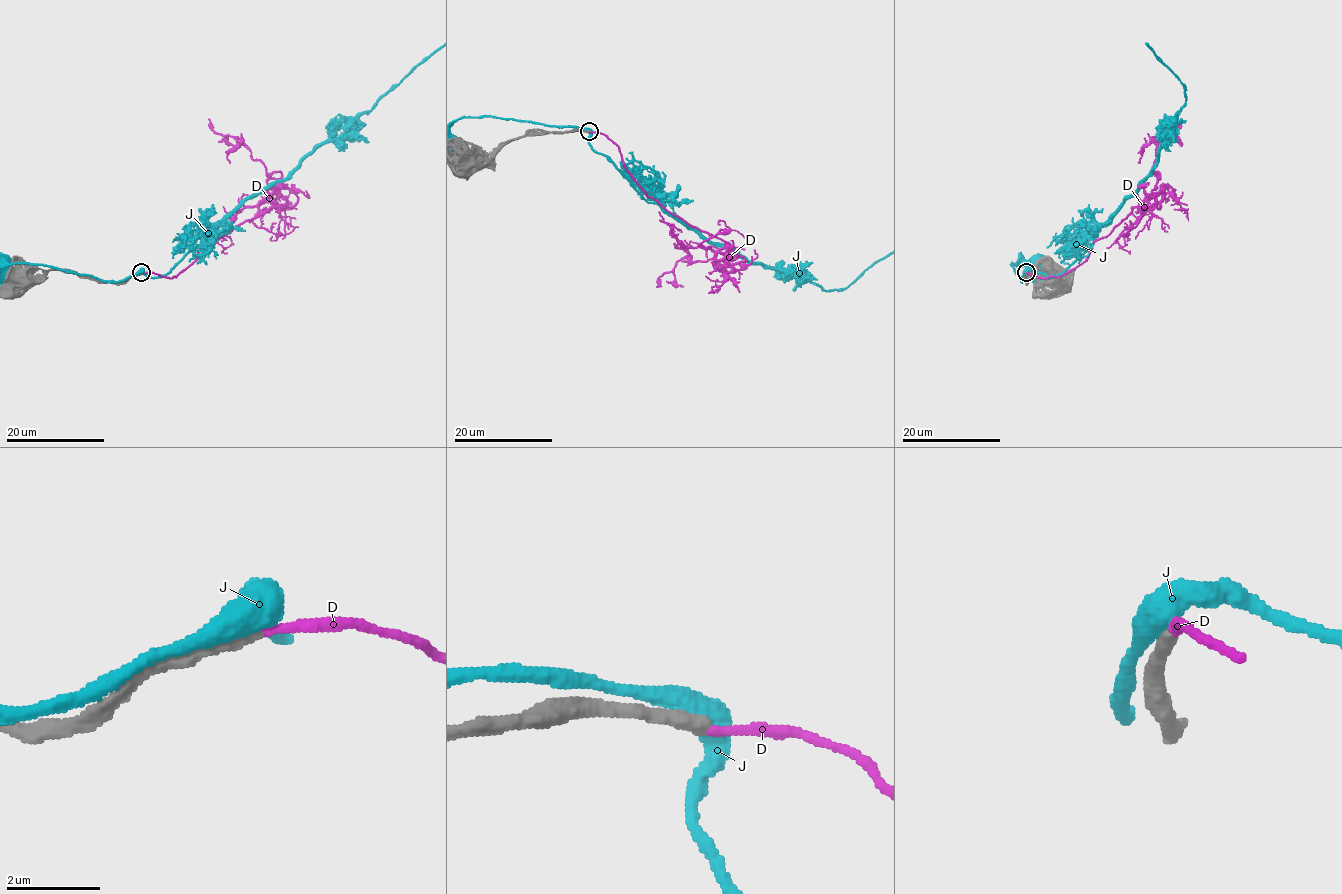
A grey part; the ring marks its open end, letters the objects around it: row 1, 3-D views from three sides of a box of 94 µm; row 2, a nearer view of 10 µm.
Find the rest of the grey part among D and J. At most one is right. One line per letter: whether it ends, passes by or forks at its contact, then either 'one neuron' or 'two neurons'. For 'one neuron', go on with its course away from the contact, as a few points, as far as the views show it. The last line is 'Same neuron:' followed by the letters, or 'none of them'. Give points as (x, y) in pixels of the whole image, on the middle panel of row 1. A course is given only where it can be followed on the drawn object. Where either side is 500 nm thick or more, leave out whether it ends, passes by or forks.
D: it ends | two neurons
J: two neurons
Same neuron: none of them

